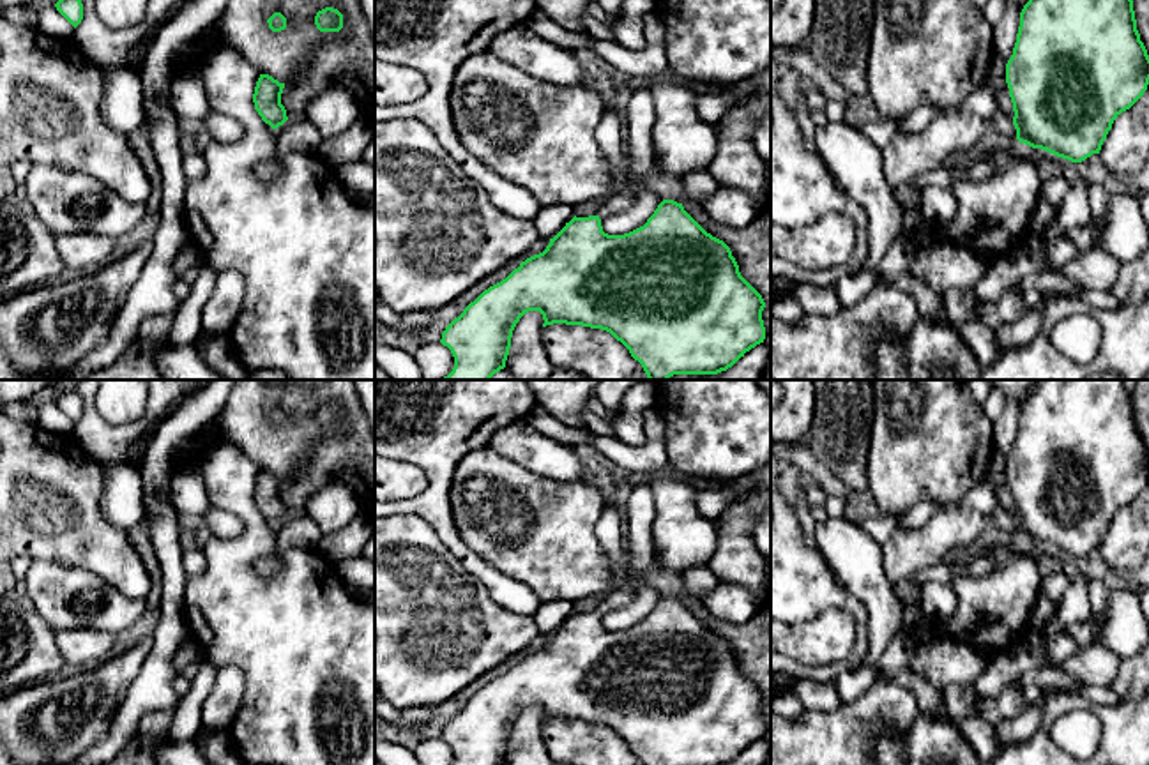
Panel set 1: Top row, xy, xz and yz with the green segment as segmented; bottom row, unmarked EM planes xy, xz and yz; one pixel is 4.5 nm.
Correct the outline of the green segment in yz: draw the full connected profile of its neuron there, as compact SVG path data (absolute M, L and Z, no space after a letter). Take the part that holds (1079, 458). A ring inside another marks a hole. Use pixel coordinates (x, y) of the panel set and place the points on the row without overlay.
M1036 380L1020 408L1013 451L1006 459L1006 479L1015 512L992 514L993 523L1032 544L1046 546L1071 558L1100 549L1114 516L1147 486L1149 451L1140 436L1133 396L1122 380Z

